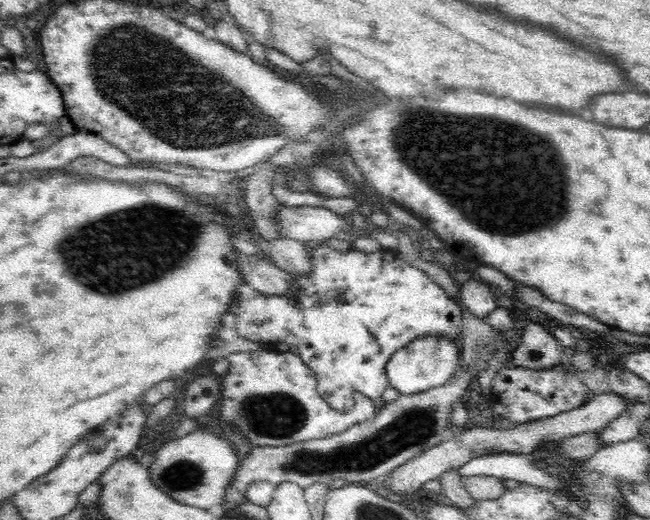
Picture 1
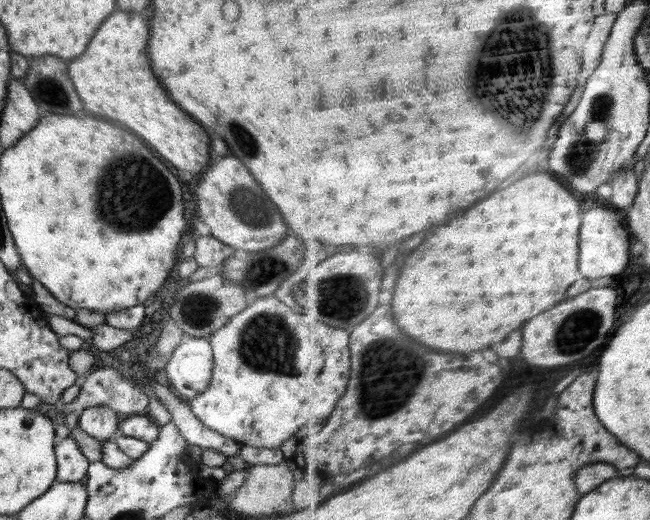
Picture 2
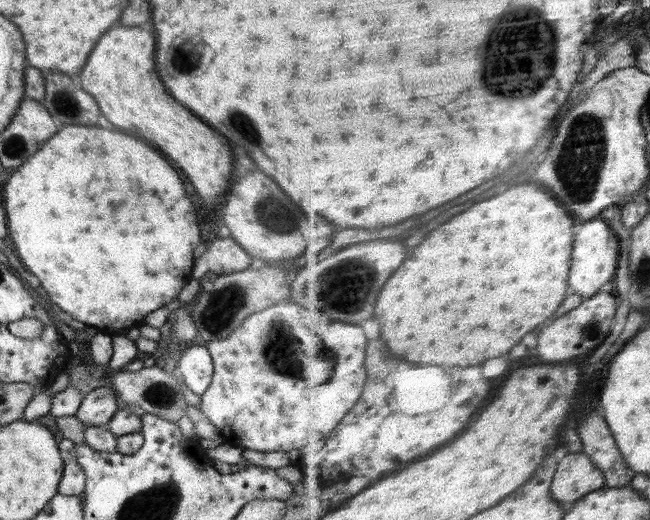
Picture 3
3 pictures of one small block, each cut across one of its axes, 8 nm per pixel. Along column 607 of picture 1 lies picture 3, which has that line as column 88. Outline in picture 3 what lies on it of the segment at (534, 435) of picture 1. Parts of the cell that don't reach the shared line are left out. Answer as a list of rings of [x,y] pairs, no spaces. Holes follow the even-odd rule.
[[[104,383],[102,387],[83,394],[74,417],[78,418],[82,425],[100,427],[107,425],[121,406],[116,394]]]

